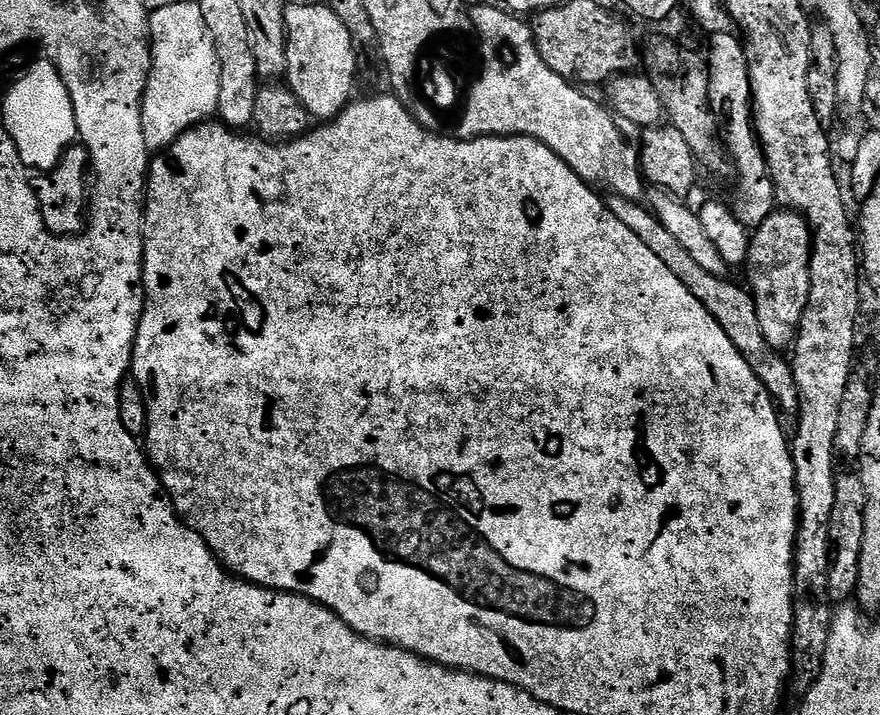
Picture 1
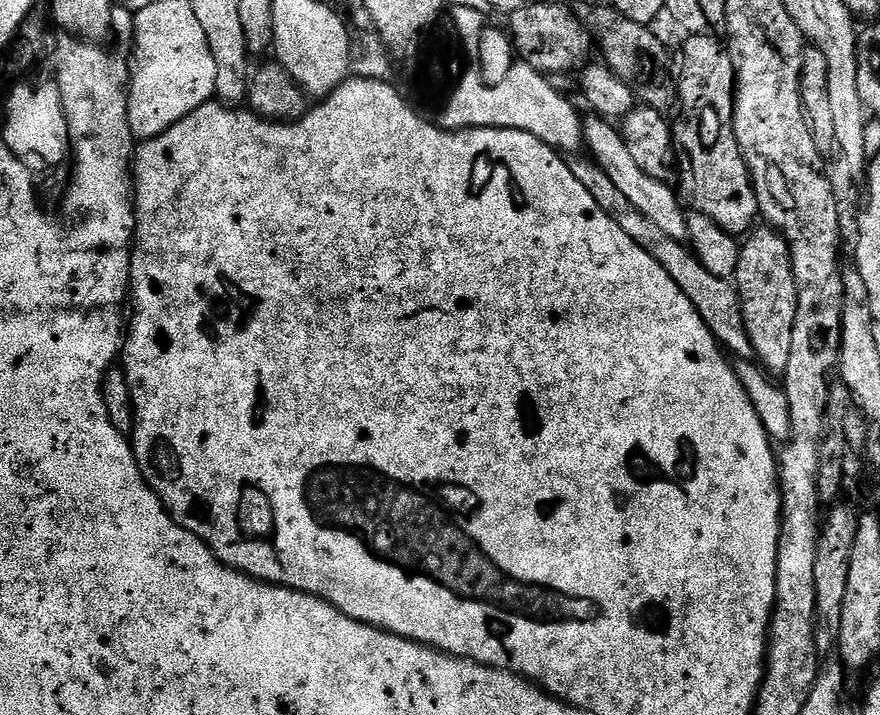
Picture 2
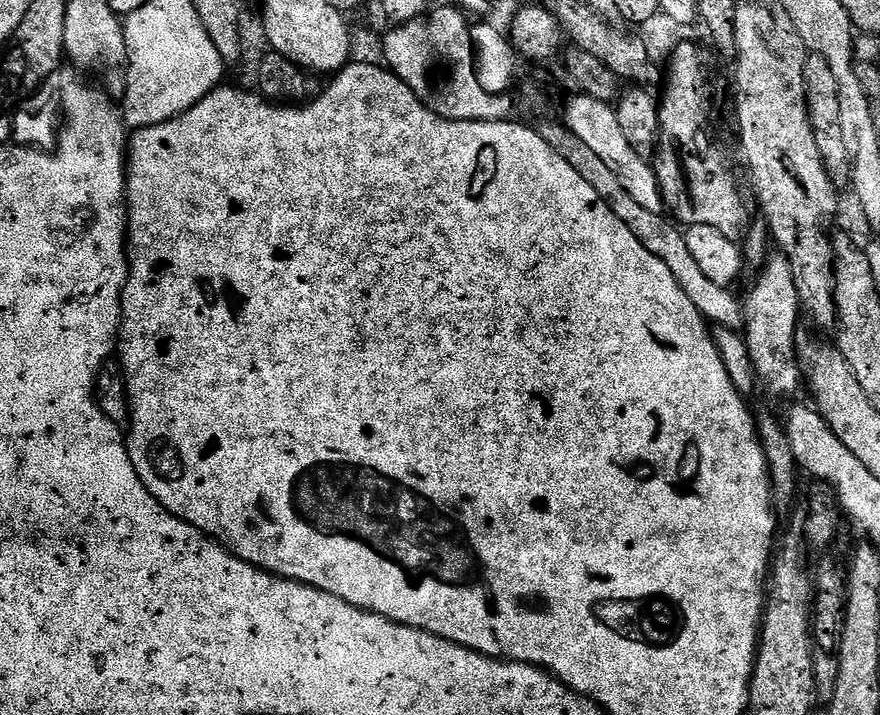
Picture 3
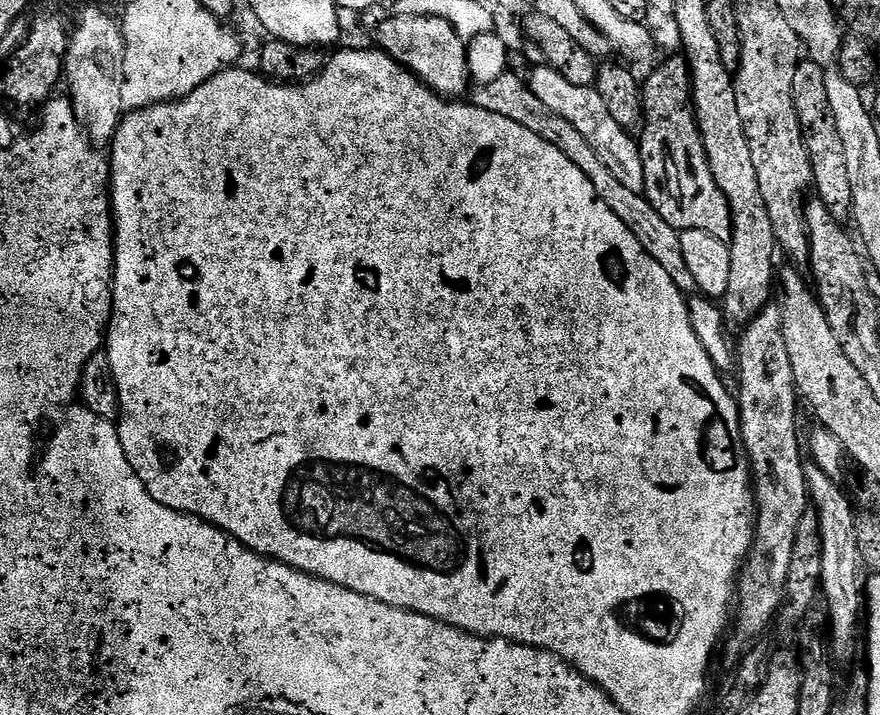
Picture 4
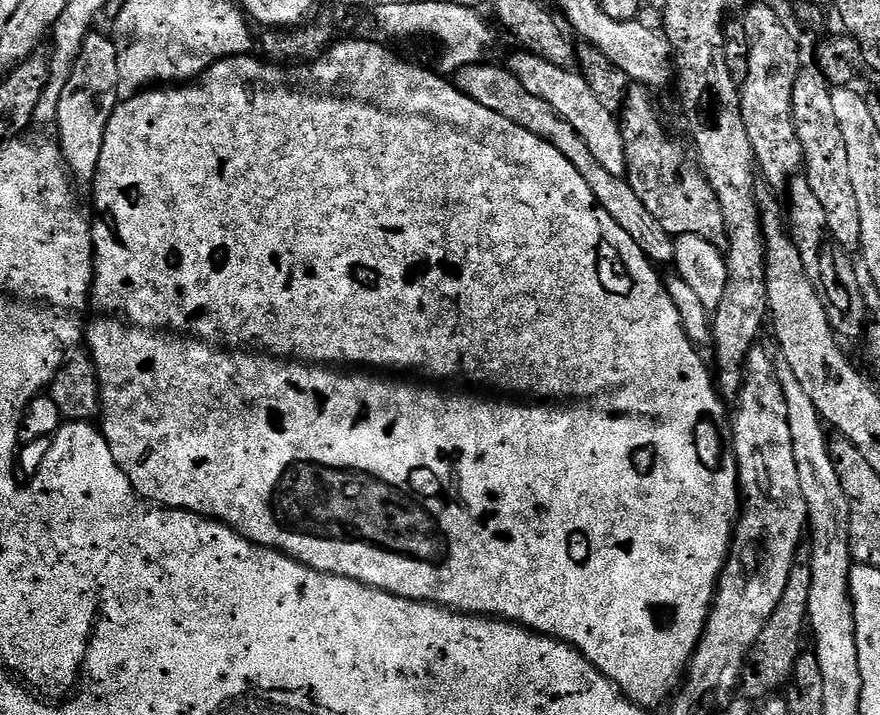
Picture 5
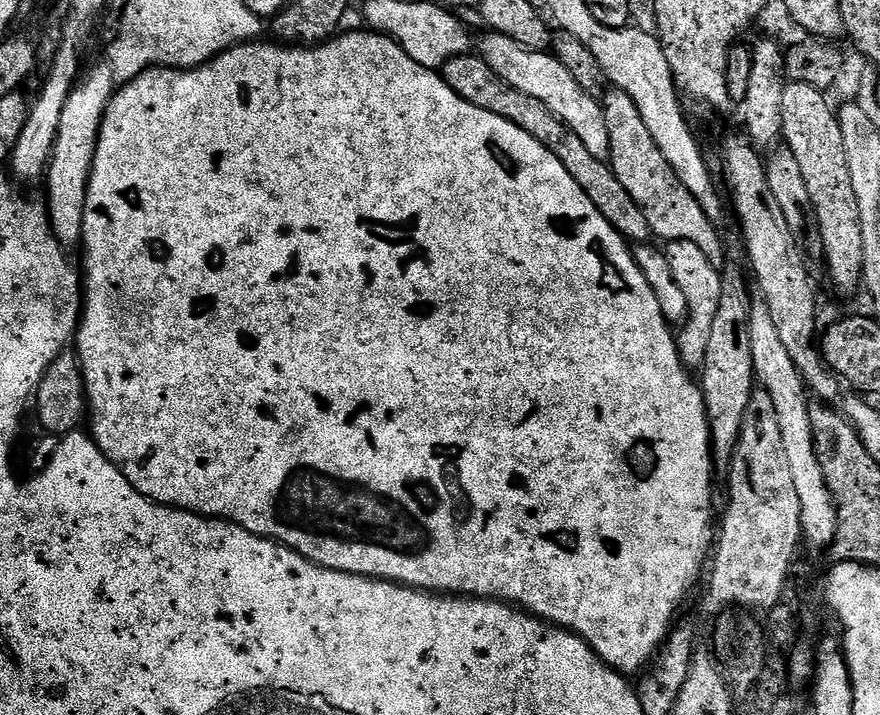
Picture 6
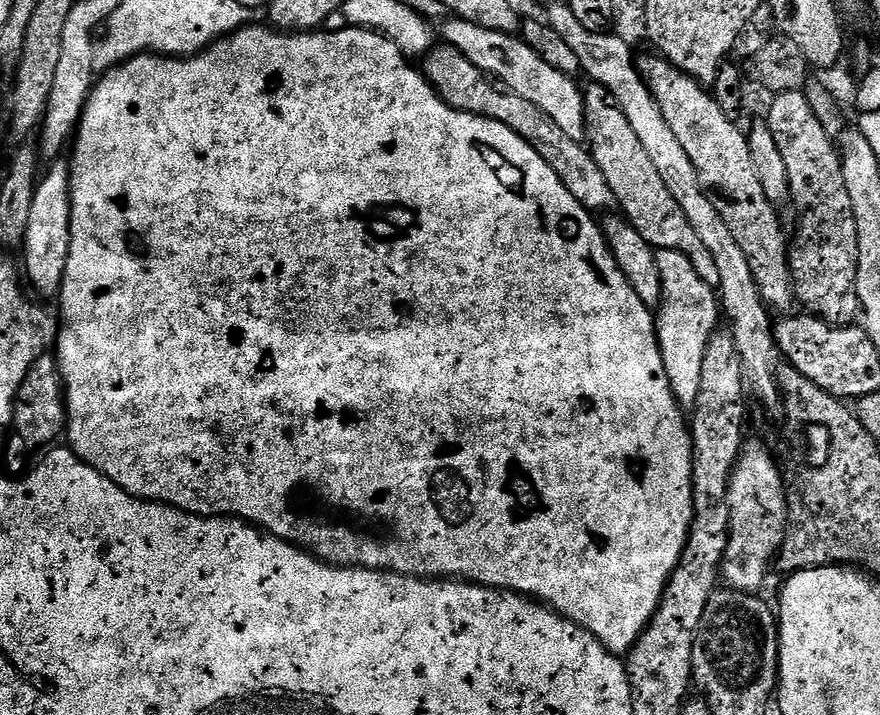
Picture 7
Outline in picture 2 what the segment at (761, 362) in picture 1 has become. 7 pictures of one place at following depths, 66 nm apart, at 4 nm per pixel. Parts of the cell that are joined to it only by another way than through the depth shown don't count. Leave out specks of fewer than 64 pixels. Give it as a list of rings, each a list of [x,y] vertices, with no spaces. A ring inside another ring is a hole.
[[[579,156],[569,159],[568,165],[574,178],[578,178],[578,182],[582,182],[582,186],[586,186],[586,190],[590,190],[594,202],[598,202],[598,206],[602,206],[602,210],[606,210],[606,214],[610,214],[610,218],[614,218],[614,222],[618,222],[618,226],[622,226],[622,230],[626,230],[626,234],[630,234],[630,238],[634,238],[634,242],[638,242],[638,246],[642,246],[642,250],[649,252],[660,263],[662,270],[666,270],[666,274],[670,274],[670,278],[674,279],[674,282],[678,282],[679,289],[690,298],[690,302],[698,310],[699,316],[706,322],[708,329],[716,336],[721,345],[729,353],[734,352],[733,355],[739,359],[751,359],[755,355],[755,351],[745,326],[741,298],[736,292],[735,285],[706,270],[706,266],[702,266],[702,262],[687,243],[670,238],[658,226],[654,226],[654,222],[650,222],[650,218],[642,215],[632,205],[630,198],[626,198],[626,194],[622,194],[622,190],[618,190],[618,186],[614,186],[614,182],[610,182],[610,178],[595,159],[588,157],[587,160],[586,157]]]

